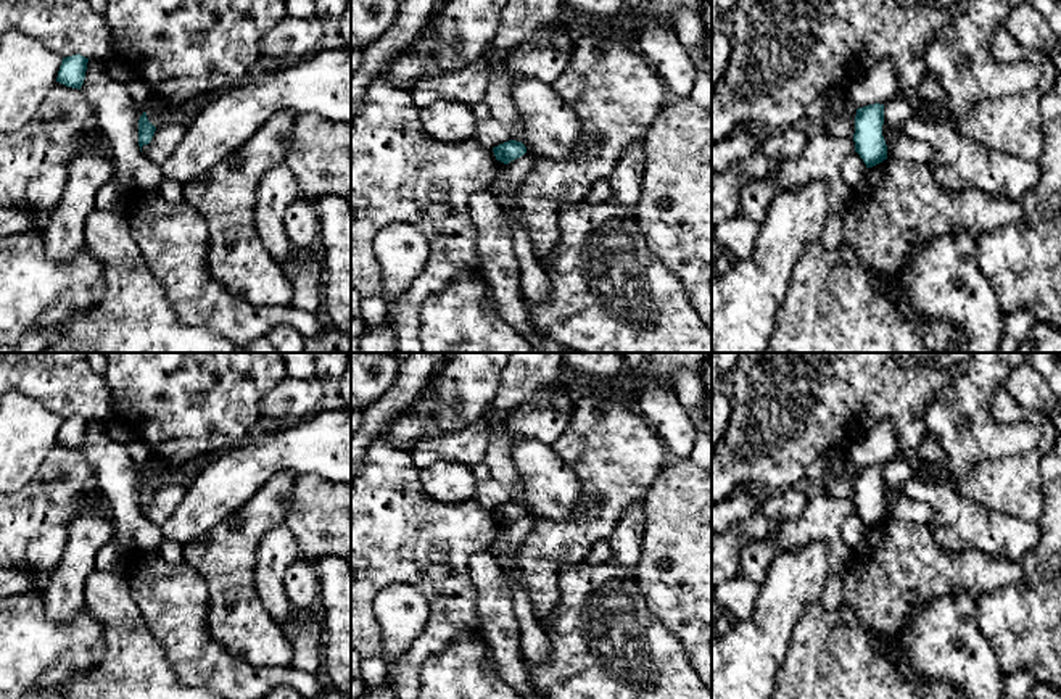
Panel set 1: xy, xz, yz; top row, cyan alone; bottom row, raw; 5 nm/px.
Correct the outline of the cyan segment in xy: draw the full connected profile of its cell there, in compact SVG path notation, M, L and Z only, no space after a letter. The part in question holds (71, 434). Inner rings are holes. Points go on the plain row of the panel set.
M79 414L63 419L56 443L81 451L85 440L87 424L89 419Z

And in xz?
M509 501L494 507L493 514L497 522L509 525L510 522L523 517L526 514L526 507L522 503Z

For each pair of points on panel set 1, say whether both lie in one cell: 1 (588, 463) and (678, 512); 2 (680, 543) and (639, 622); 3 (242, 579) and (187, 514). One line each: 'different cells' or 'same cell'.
1: different cells
2: different cells
3: different cells

